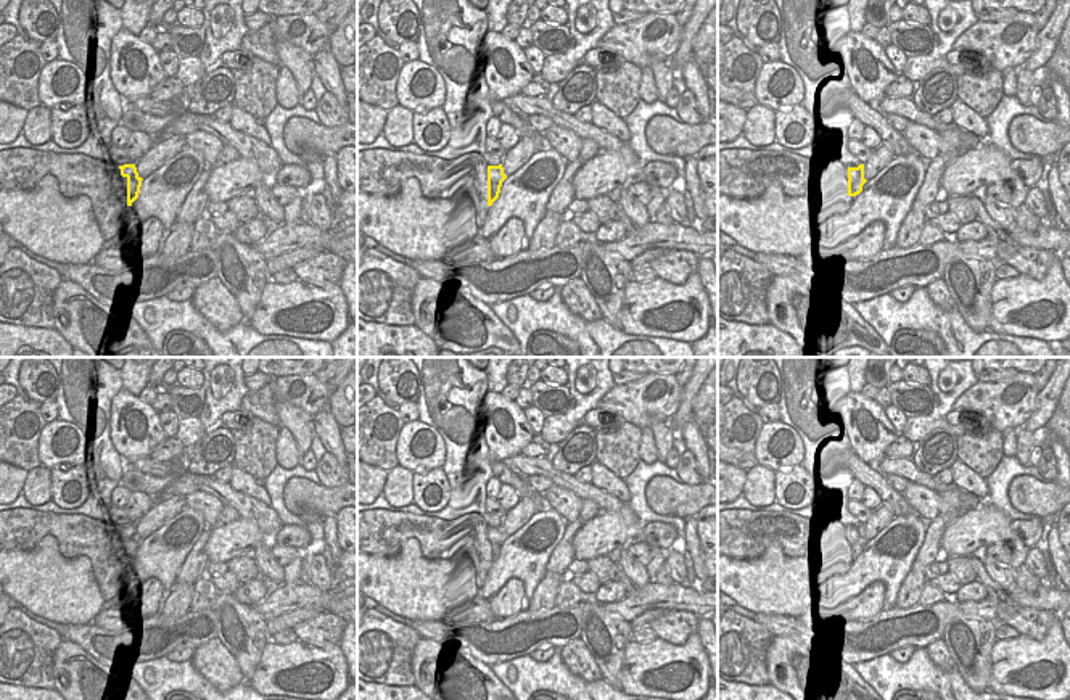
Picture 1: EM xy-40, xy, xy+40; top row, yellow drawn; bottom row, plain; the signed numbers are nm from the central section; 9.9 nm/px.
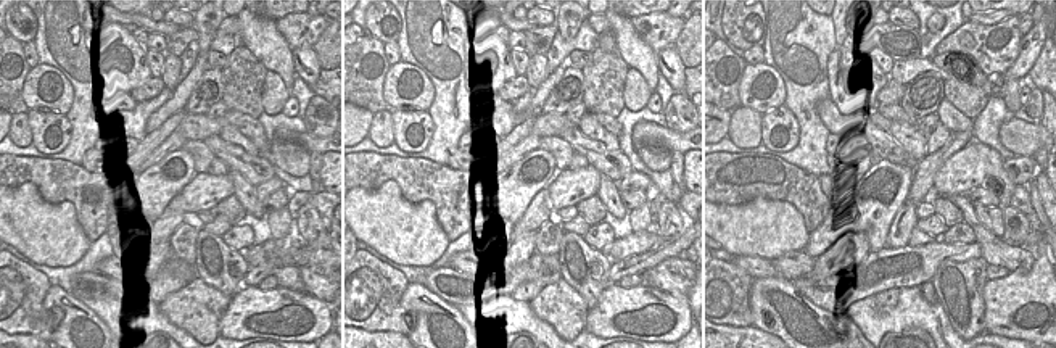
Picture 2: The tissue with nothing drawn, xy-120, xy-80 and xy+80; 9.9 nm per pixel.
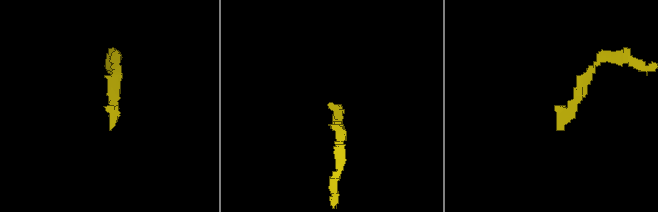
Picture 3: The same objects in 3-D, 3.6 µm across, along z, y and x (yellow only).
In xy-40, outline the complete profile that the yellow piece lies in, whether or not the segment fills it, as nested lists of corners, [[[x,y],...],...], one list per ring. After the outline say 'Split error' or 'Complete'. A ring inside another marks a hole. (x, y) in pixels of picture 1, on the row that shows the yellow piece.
[[[124,164],[119,169],[121,175],[127,179],[127,206],[132,206],[138,198],[143,179],[138,175],[135,164]]]. Complete.

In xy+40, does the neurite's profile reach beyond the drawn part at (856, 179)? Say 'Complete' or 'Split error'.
Complete.

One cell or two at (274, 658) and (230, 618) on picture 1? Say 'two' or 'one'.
two

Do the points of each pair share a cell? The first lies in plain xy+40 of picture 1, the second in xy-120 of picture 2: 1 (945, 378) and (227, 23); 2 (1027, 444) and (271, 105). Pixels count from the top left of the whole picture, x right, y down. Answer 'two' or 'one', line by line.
1: two
2: two

